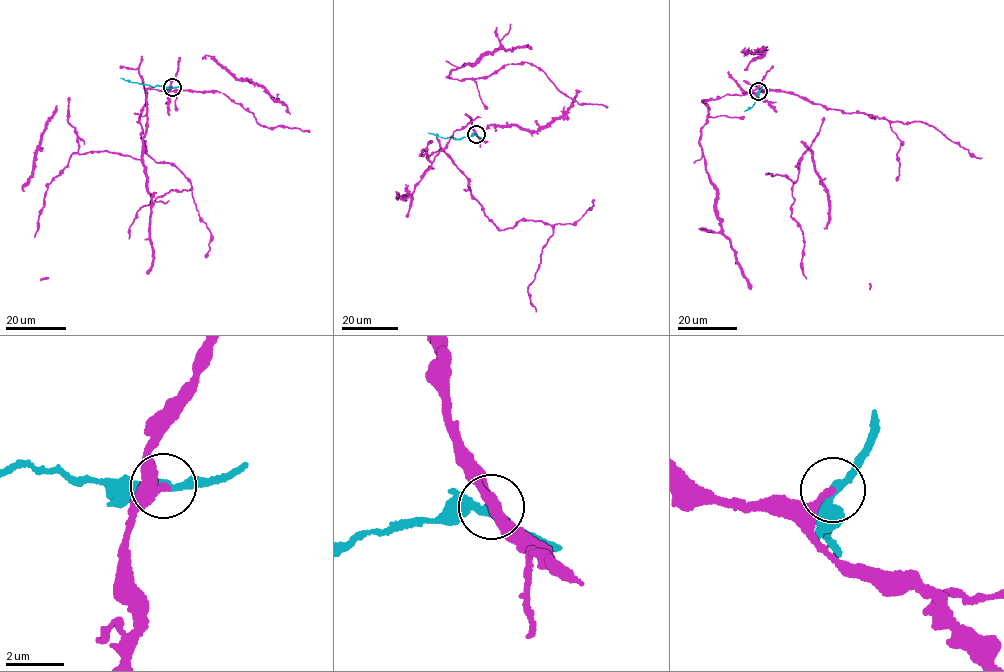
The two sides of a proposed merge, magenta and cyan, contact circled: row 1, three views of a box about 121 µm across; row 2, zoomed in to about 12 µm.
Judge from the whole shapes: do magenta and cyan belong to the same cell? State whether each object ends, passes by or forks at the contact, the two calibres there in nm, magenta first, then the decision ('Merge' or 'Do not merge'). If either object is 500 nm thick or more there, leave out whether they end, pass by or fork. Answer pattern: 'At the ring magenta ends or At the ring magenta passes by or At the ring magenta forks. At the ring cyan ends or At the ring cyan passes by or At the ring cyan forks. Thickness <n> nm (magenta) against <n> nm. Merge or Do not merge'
At the ring magenta ends. At the ring cyan passes by. Thickness 240 nm (magenta) against 280 nm. Do not merge

